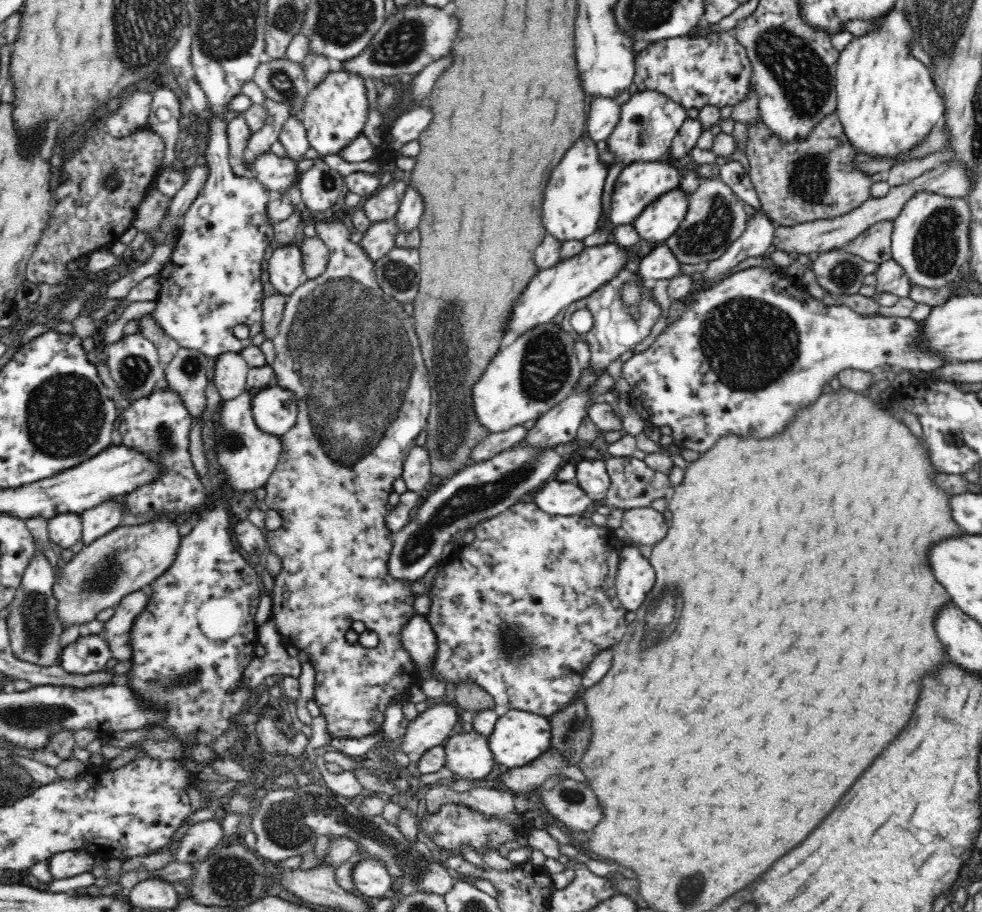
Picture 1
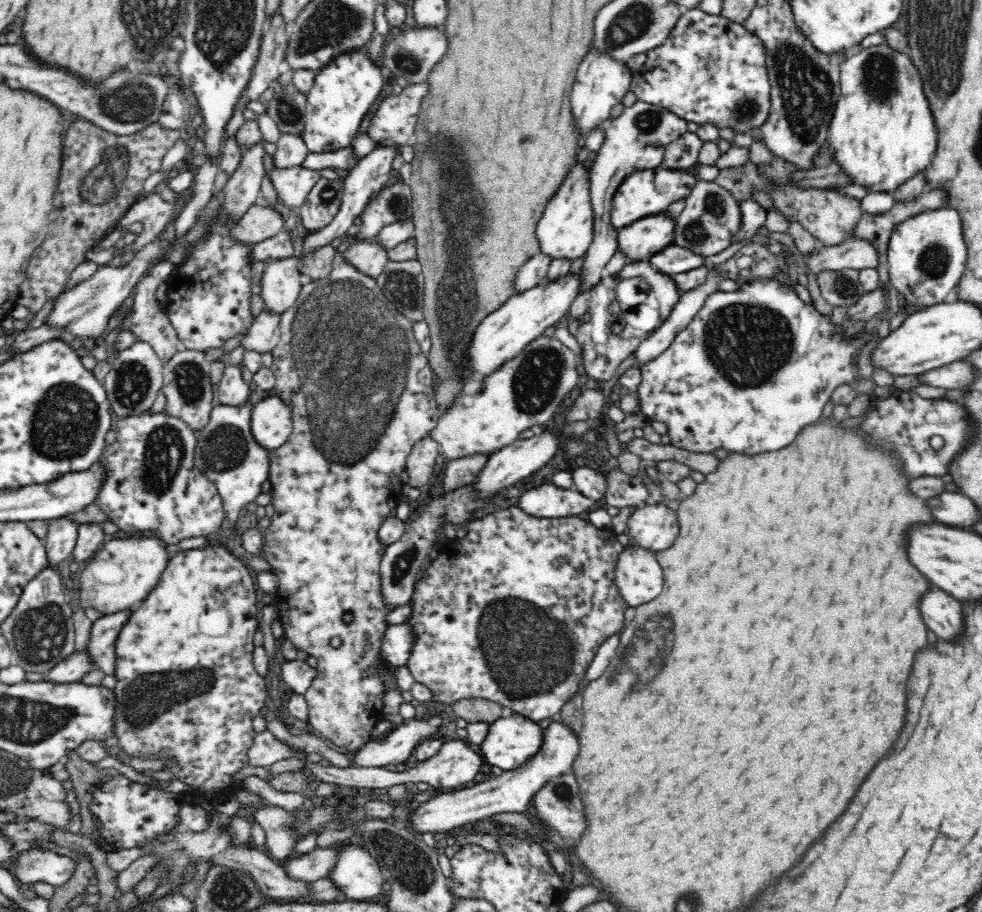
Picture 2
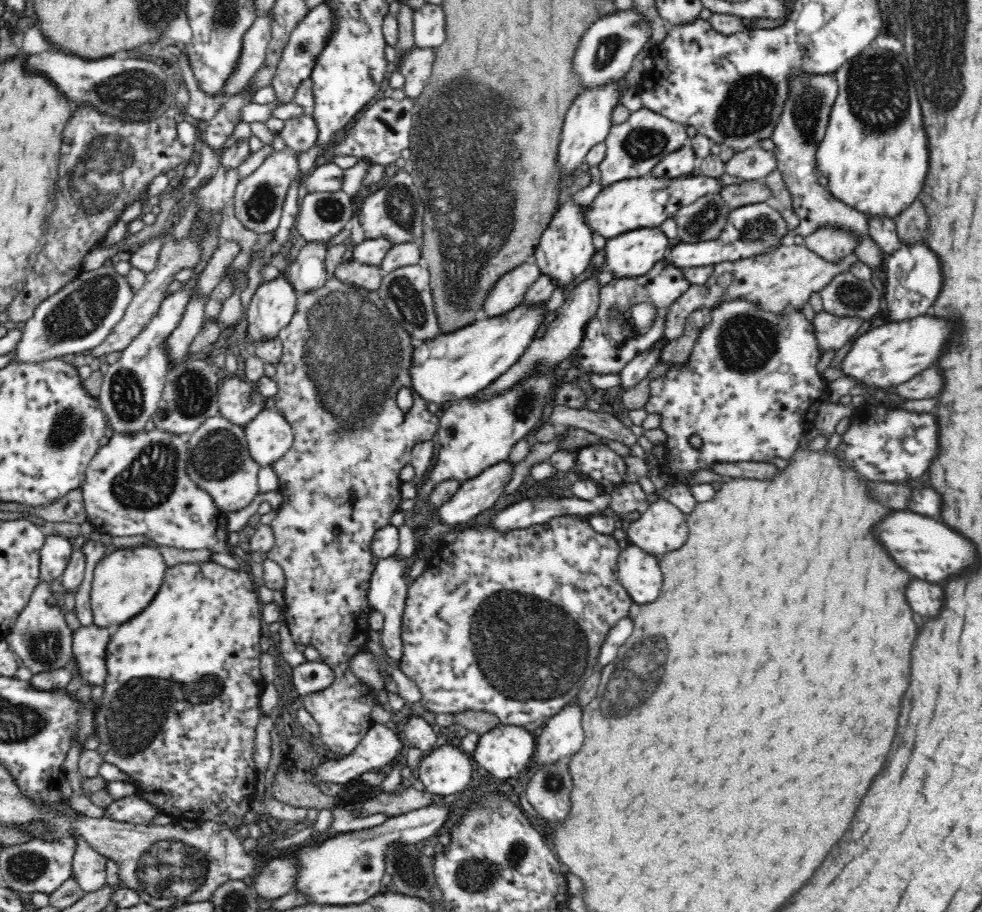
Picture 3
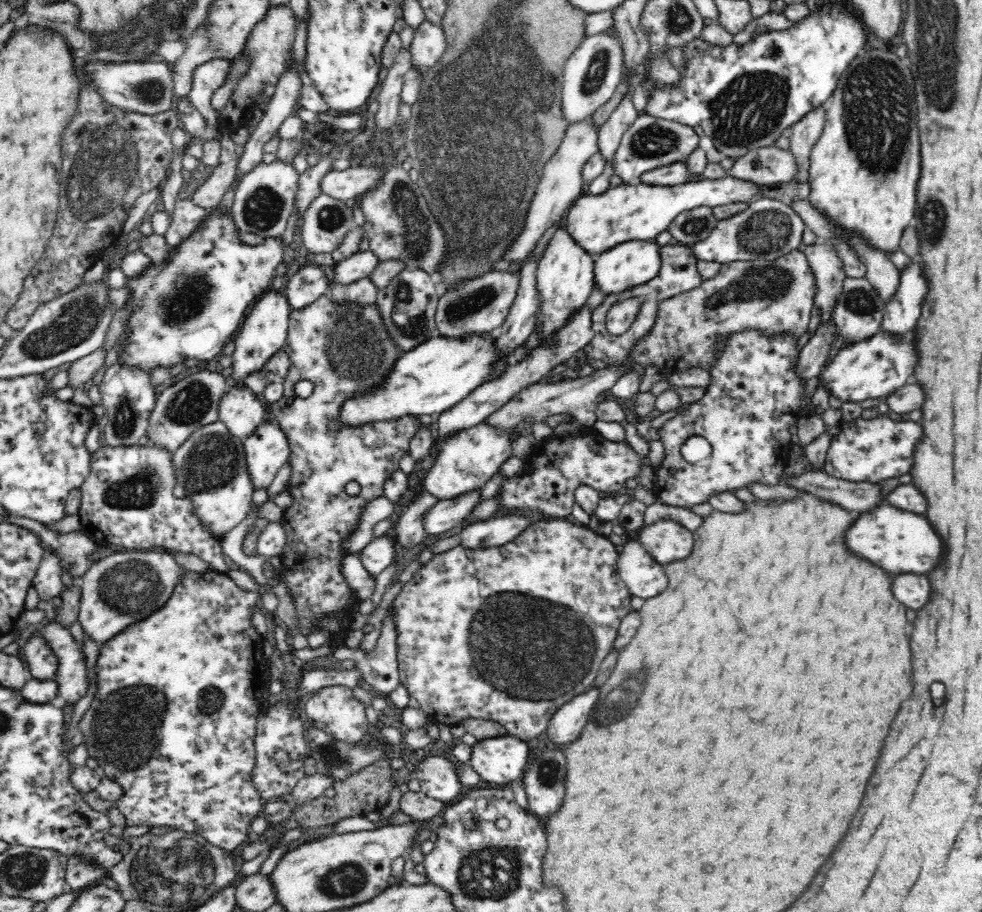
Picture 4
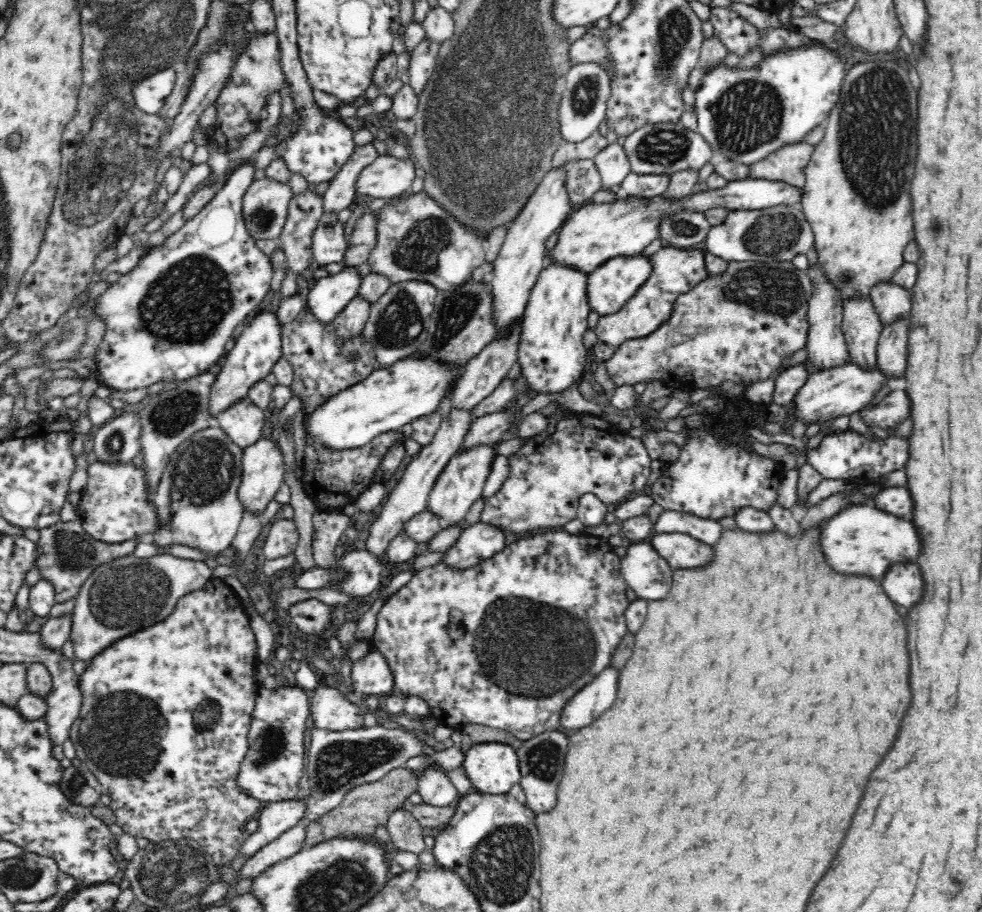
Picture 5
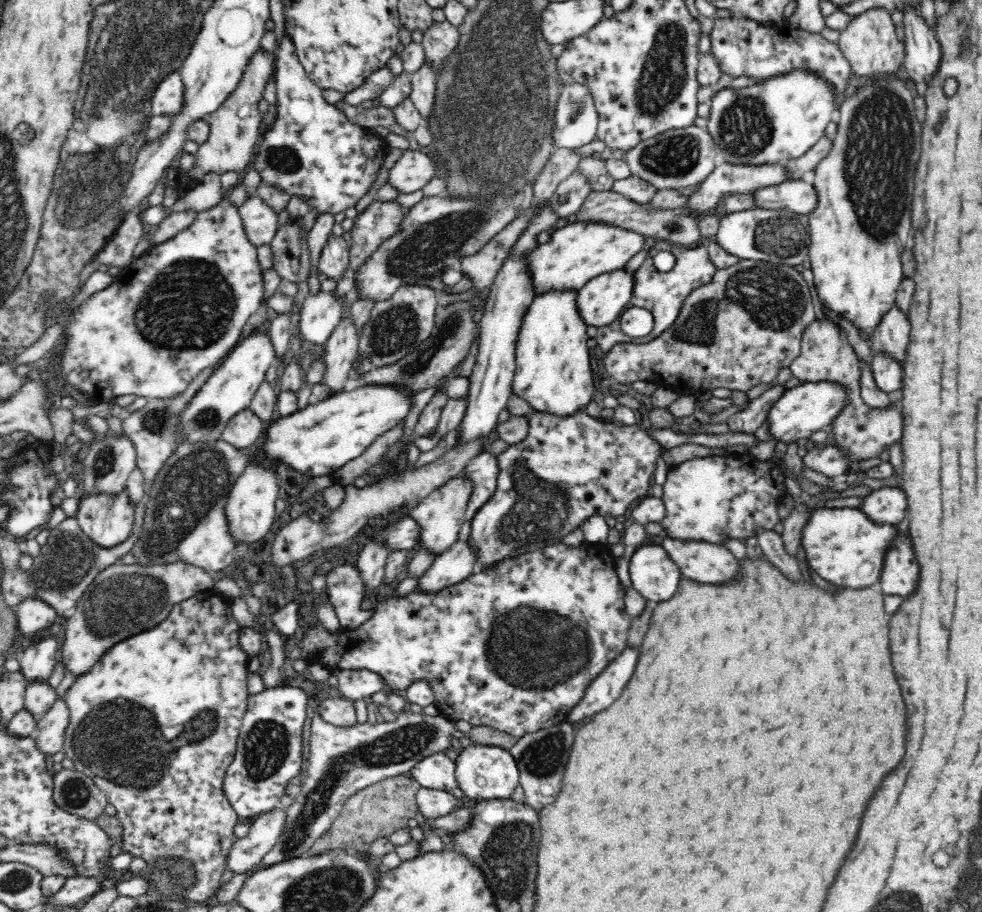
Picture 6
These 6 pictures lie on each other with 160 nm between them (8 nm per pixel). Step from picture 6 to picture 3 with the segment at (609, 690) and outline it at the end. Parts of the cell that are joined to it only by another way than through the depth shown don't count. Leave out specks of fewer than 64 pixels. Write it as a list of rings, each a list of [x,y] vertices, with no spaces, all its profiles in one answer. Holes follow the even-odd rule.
[[[577,701],[562,707],[558,714],[551,716],[537,731],[537,750],[528,765],[530,770],[558,760],[568,761],[570,756],[576,754],[585,736],[582,719],[583,707]]]

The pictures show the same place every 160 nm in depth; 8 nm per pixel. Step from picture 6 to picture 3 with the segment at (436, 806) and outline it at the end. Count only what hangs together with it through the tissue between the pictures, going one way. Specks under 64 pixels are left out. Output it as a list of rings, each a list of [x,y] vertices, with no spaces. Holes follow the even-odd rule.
[[[449,741],[422,756],[418,778],[432,794],[450,796],[466,790],[472,778],[470,755]]]

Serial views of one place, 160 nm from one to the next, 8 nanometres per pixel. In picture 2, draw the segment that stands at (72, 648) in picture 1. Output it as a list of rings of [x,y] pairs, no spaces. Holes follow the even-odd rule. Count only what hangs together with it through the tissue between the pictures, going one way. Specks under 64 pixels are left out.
[[[86,650],[83,652],[74,651],[67,659],[61,660],[48,673],[42,674],[42,682],[54,684],[70,684],[80,682],[84,674],[95,670],[93,663],[88,657]]]

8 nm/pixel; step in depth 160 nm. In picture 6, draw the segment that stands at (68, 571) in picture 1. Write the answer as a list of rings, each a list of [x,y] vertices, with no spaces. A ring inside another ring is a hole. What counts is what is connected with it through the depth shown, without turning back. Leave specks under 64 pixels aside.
[[[115,563],[106,568],[96,576],[76,608],[68,614],[63,644],[59,648],[60,661],[66,672],[76,678],[86,675],[116,642],[158,626],[176,604],[214,587],[212,577],[200,568],[182,563],[147,565],[146,568]]]

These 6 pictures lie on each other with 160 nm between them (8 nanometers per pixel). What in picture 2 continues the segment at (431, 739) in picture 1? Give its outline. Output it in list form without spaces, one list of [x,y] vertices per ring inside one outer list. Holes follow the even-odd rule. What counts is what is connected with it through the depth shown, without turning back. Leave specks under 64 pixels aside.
[[[426,716],[425,721],[410,719],[410,722],[396,726],[392,731],[378,738],[370,738],[351,755],[350,766],[352,768],[366,767],[388,767],[394,768],[395,765],[404,763],[414,752],[414,748],[423,740],[436,738],[438,728],[441,728],[441,719],[438,716]]]

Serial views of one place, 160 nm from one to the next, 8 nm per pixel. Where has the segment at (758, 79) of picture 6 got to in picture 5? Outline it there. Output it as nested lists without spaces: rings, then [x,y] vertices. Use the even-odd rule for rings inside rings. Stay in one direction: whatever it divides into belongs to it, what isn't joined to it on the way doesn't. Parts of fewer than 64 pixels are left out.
[[[728,7],[711,9],[709,21],[714,27],[716,37],[724,44],[727,53],[736,54],[740,59],[744,58],[748,53],[755,49],[760,49],[763,54],[763,60],[770,58],[770,56],[776,56],[776,53],[792,52],[792,50],[795,50],[796,52],[798,48],[810,50],[810,48],[816,48],[816,45],[825,48],[827,52],[835,52],[835,45],[824,44],[820,40],[810,38],[803,33],[800,33],[798,29],[793,27],[786,28],[781,26],[759,30],[756,26],[748,22],[748,20],[738,16],[734,10],[728,9]]]

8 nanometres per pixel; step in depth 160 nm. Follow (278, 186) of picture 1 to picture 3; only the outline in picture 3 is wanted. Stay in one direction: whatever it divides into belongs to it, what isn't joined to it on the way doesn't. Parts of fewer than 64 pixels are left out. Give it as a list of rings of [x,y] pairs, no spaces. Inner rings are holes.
[[[334,162],[315,166],[301,184],[302,193],[342,192],[344,169]]]

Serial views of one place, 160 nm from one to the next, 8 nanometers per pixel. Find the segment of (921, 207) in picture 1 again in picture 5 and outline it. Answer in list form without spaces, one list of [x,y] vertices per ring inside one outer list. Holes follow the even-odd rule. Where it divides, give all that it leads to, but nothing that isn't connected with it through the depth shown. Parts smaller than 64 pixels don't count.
[[[900,319],[883,328],[877,344],[878,371],[886,380],[902,378],[907,369],[909,320]]]

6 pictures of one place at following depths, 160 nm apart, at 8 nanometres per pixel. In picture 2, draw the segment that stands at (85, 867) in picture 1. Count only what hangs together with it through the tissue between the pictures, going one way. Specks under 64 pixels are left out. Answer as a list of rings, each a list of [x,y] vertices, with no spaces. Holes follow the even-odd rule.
[[[42,848],[22,850],[6,868],[22,888],[37,882],[59,887],[66,884],[75,871],[74,862],[68,856]]]

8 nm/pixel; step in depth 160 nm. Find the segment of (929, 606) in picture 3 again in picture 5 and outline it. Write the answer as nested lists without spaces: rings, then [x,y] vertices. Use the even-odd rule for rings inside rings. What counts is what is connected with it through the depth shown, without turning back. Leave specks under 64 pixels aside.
[[[896,562],[888,568],[882,586],[892,602],[912,607],[922,599],[923,582],[920,568],[914,563]]]

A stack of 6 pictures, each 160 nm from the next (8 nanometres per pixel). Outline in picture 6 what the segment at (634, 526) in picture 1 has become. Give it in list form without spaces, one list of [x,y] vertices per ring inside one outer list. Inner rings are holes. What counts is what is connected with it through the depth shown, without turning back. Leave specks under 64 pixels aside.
[[[665,538],[661,545],[684,579],[702,584],[726,584],[741,576],[742,565],[728,548],[718,544],[681,542]]]

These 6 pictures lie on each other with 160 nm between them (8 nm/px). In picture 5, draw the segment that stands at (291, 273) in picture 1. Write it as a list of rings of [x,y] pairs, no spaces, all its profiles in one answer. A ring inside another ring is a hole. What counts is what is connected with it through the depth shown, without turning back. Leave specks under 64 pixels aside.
[[[259,310],[255,318],[247,323],[234,347],[227,352],[222,363],[215,369],[216,380],[210,386],[210,398],[208,398],[210,417],[216,419],[238,400],[246,399],[253,384],[264,380],[272,372],[276,361],[282,357],[281,333],[282,328],[276,319],[276,313]]]

